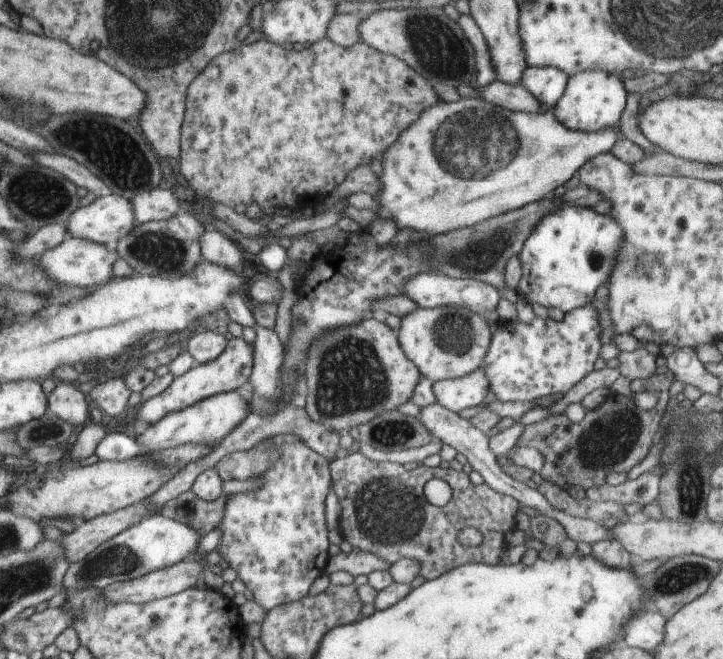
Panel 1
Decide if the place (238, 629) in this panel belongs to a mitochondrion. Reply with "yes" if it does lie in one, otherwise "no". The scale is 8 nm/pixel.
no

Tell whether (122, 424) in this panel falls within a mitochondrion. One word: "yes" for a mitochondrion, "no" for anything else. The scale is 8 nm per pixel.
no

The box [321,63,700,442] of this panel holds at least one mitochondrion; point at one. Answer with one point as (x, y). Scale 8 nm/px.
(475, 144)

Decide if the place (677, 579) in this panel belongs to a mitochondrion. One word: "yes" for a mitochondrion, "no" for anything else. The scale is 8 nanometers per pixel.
yes

